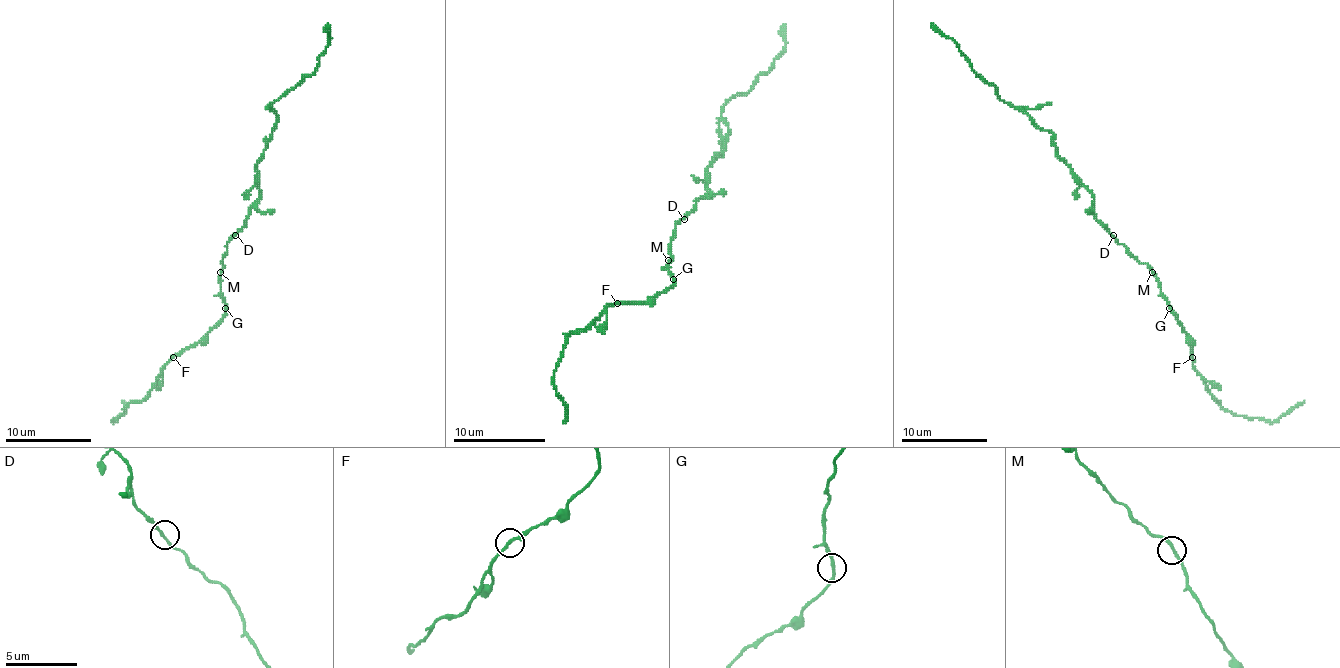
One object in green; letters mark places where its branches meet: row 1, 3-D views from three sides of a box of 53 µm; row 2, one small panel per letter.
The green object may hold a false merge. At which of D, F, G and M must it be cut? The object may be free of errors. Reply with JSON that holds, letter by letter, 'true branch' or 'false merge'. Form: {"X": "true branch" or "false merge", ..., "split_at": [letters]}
{"D": "true branch", "F": "true branch", "G": "true branch", "M": "true branch", "split_at": []}

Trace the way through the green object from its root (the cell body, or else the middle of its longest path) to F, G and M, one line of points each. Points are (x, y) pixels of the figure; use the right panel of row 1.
F: (1122, 244), (1141, 263), (1145, 263), (1158, 280), (1160, 295), (1190, 340), (1193, 358)
G: (1122, 244), (1148, 265), (1158, 280), (1160, 295), (1169, 308)
M: (1122, 244), (1152, 272)

